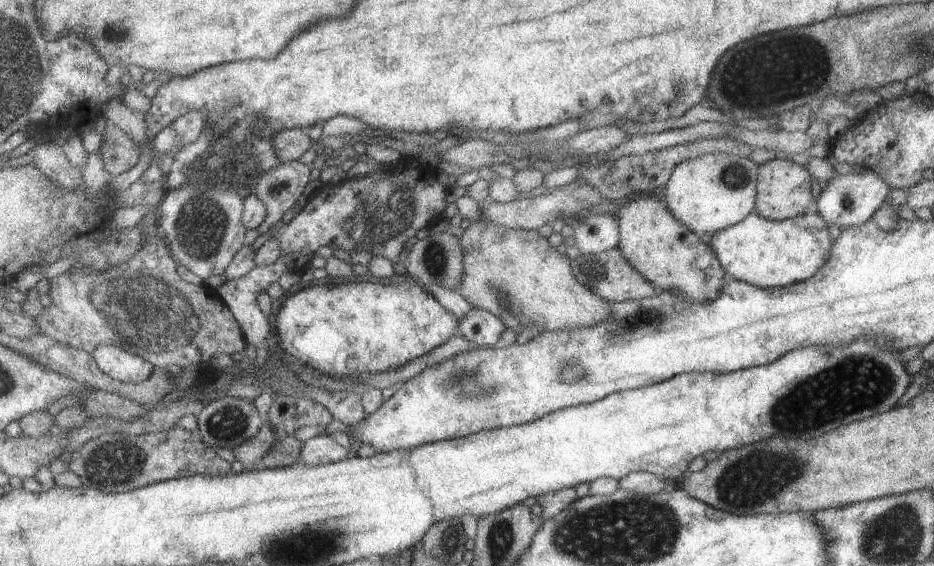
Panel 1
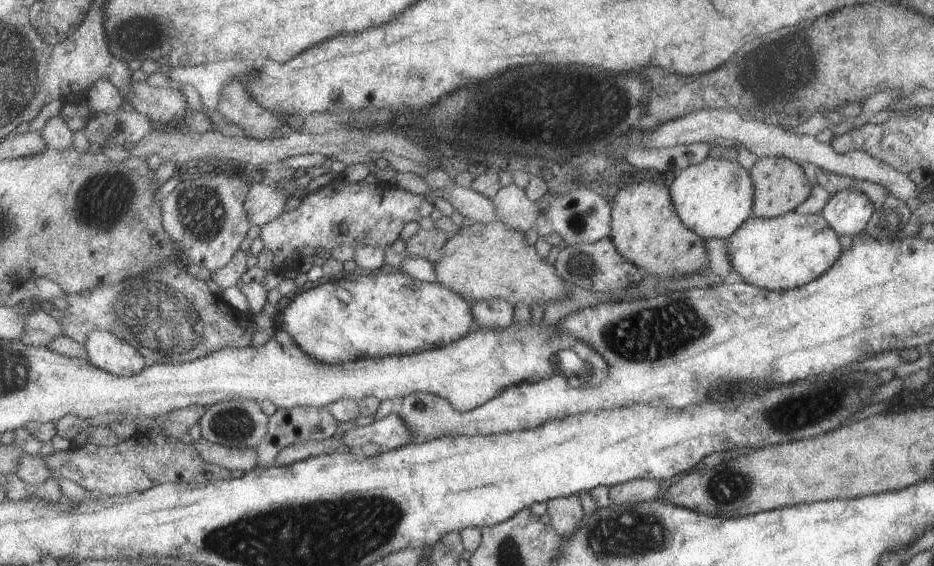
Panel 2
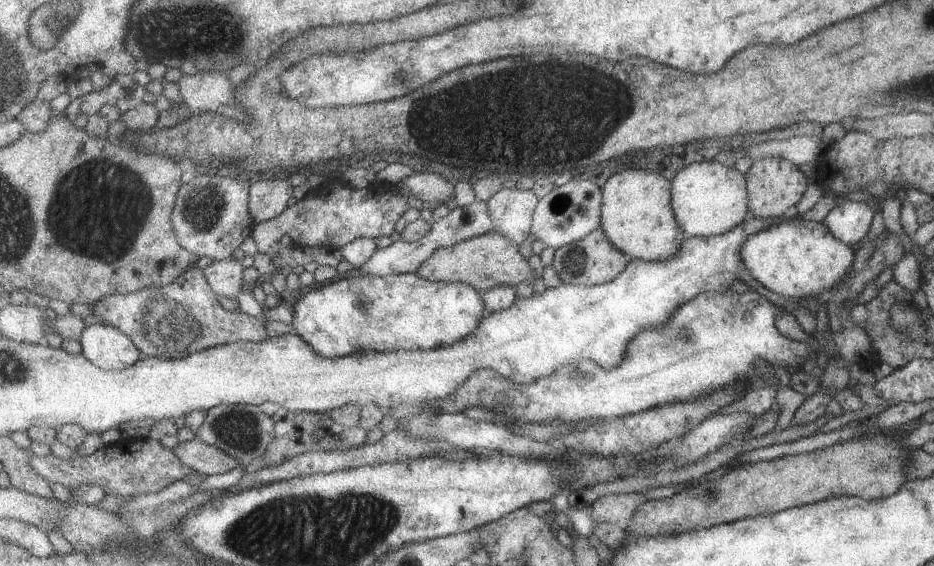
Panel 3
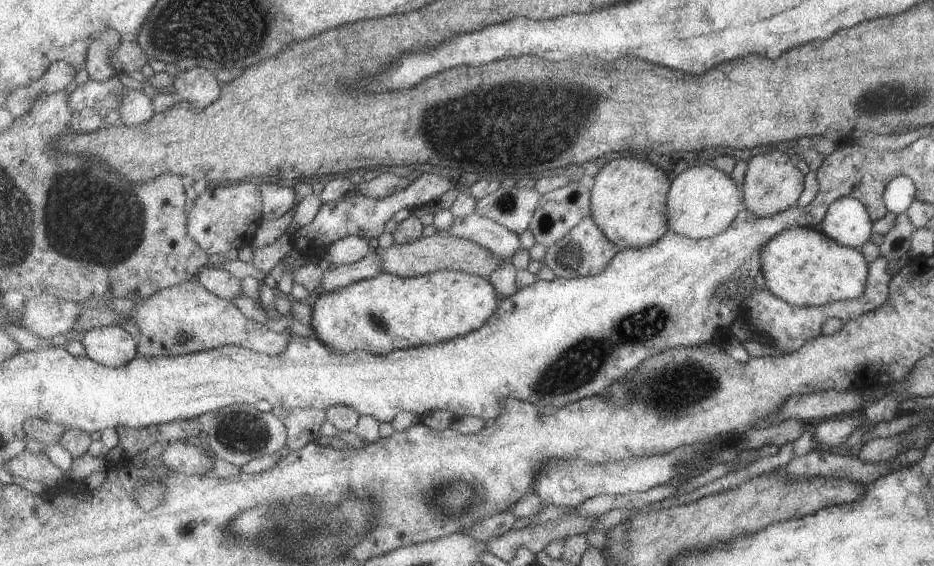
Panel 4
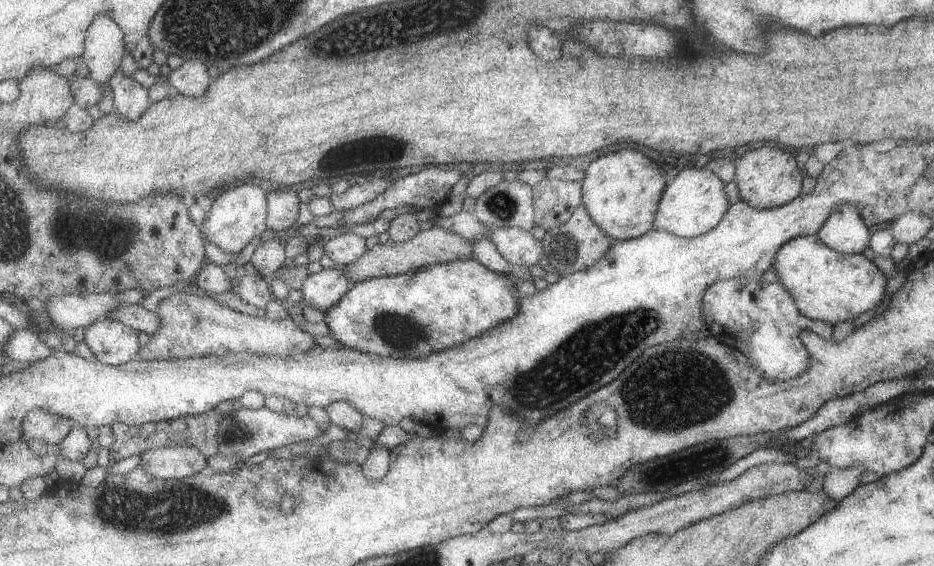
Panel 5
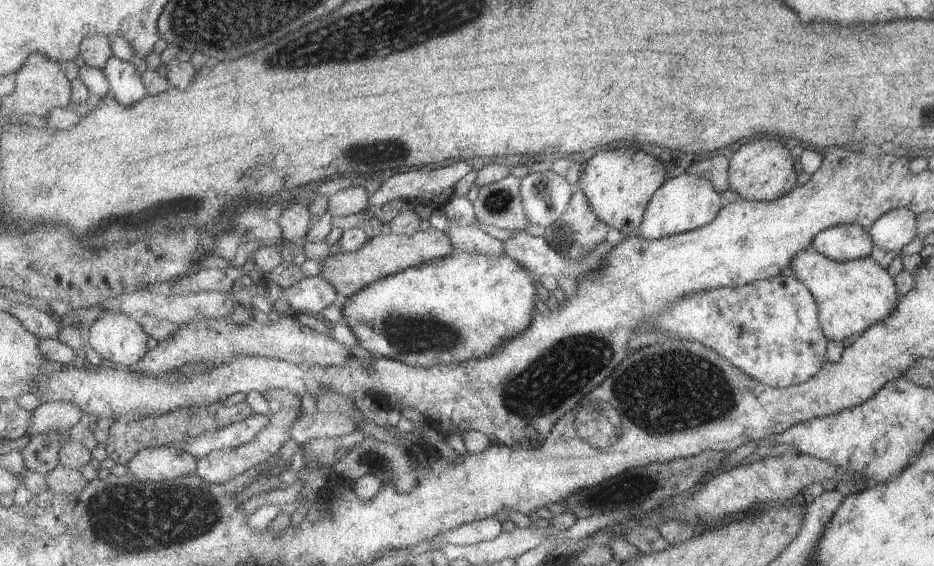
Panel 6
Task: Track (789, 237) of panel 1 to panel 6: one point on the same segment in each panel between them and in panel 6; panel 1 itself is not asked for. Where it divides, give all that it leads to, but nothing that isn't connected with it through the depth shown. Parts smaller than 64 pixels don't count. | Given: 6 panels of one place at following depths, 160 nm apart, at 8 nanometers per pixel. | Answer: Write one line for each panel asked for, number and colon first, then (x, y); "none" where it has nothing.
2: (784, 252)
3: (796, 258)
4: (801, 266)
5: (824, 285)
6: (852, 296)

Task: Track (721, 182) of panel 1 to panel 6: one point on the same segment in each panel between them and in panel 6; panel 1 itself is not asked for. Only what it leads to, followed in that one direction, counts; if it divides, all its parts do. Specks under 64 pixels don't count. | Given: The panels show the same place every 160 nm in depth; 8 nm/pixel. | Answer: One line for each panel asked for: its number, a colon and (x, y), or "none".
2: (712, 198)
3: (707, 198)
4: (701, 202)
5: (693, 201)
6: (683, 203)

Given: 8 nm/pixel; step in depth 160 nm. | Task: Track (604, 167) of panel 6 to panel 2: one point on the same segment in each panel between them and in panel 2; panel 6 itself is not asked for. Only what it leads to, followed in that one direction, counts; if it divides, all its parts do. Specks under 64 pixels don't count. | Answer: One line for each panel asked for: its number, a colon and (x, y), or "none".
2: (645, 228)
3: (636, 216)
4: (627, 200)
5: (621, 191)

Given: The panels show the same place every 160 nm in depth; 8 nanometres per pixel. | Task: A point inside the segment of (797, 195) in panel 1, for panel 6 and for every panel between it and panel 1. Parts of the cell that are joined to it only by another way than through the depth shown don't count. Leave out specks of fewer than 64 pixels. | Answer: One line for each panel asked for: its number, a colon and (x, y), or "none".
2: (779, 184)
3: (773, 184)
4: (772, 183)
5: (766, 176)
6: (763, 170)

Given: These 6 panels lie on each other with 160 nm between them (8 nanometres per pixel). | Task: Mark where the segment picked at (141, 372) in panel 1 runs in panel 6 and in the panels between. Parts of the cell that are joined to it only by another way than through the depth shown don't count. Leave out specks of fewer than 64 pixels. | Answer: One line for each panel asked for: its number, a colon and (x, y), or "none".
2: (106, 350)
3: (108, 347)
4: (112, 346)
5: (114, 343)
6: (119, 338)

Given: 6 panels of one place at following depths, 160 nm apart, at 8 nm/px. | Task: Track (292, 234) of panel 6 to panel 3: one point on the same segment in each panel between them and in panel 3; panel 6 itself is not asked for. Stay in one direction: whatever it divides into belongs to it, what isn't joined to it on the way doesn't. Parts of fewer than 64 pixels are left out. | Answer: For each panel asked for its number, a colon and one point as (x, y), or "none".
3: (268, 199)
4: (279, 200)
5: (284, 205)

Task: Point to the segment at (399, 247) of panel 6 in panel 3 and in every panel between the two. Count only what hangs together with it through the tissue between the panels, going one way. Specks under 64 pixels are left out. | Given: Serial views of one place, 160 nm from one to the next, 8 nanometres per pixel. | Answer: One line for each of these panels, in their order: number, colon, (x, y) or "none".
3: (490, 260)
4: (440, 251)
5: (436, 245)

